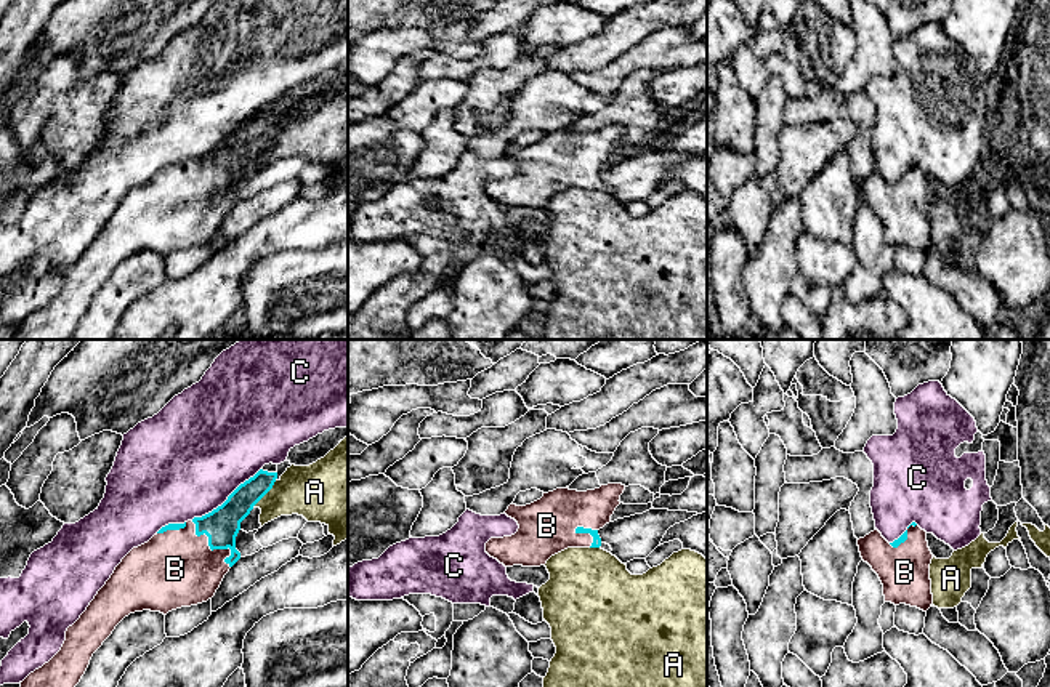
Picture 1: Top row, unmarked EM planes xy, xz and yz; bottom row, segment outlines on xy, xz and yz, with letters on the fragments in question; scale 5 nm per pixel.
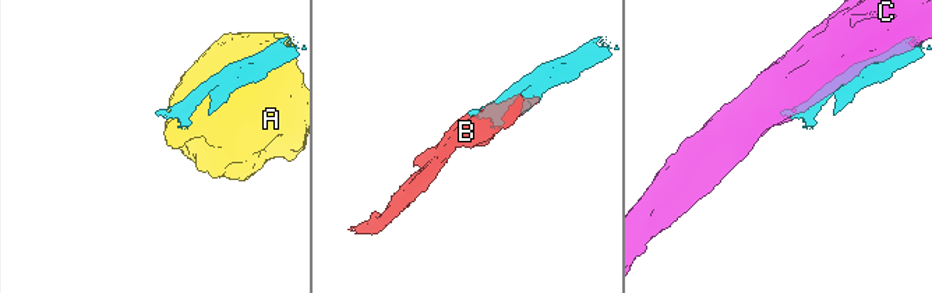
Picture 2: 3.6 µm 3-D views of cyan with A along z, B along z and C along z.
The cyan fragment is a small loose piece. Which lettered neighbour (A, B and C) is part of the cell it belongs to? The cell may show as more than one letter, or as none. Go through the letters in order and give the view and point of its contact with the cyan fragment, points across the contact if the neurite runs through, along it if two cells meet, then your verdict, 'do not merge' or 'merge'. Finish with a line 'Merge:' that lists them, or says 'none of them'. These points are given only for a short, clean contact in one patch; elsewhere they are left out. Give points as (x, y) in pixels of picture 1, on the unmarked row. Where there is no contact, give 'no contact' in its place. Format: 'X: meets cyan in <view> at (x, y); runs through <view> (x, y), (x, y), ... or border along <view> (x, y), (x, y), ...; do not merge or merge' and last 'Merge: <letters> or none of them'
A: meets cyan in xy at (265, 135); do not merge
B: meets cyan in xy at (212, 191); merge
C: meets cyan in xy at (226, 141); do not merge
Merge: B

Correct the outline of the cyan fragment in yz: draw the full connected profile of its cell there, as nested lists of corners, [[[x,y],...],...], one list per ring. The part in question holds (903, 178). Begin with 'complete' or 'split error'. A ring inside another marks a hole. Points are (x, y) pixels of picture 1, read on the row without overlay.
split error | [[[912,163],[893,184],[875,170],[858,181],[864,203],[878,216],[885,243],[906,245],[927,253],[933,245],[927,173]]]

